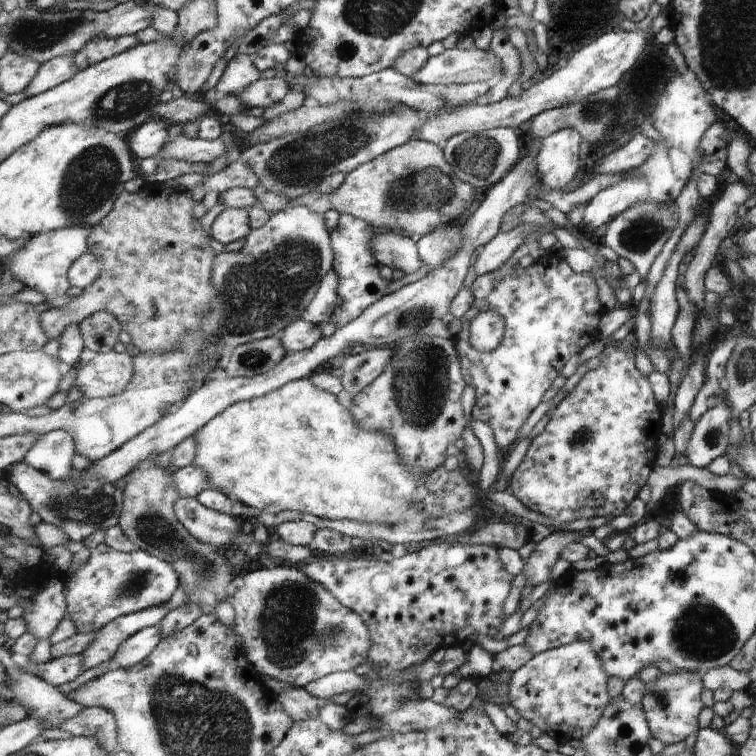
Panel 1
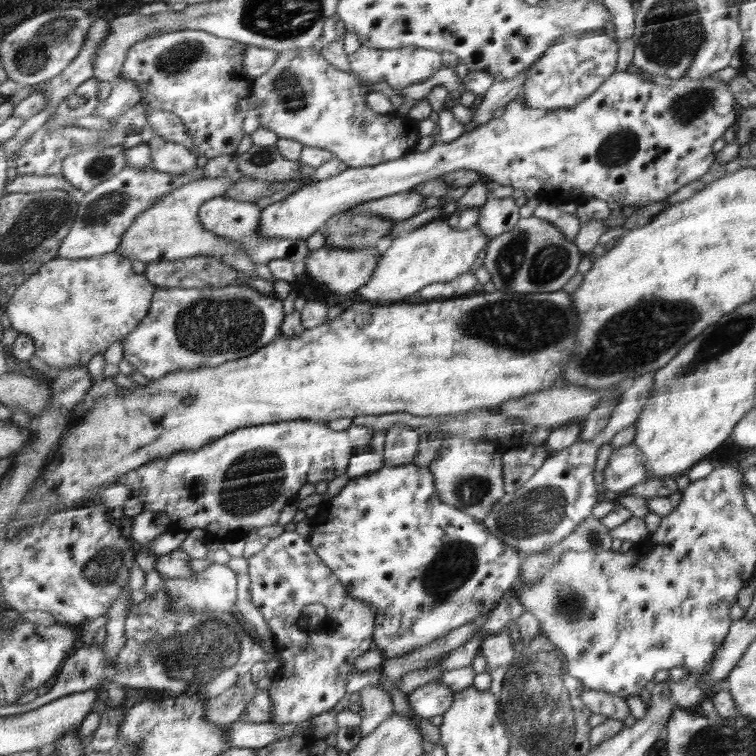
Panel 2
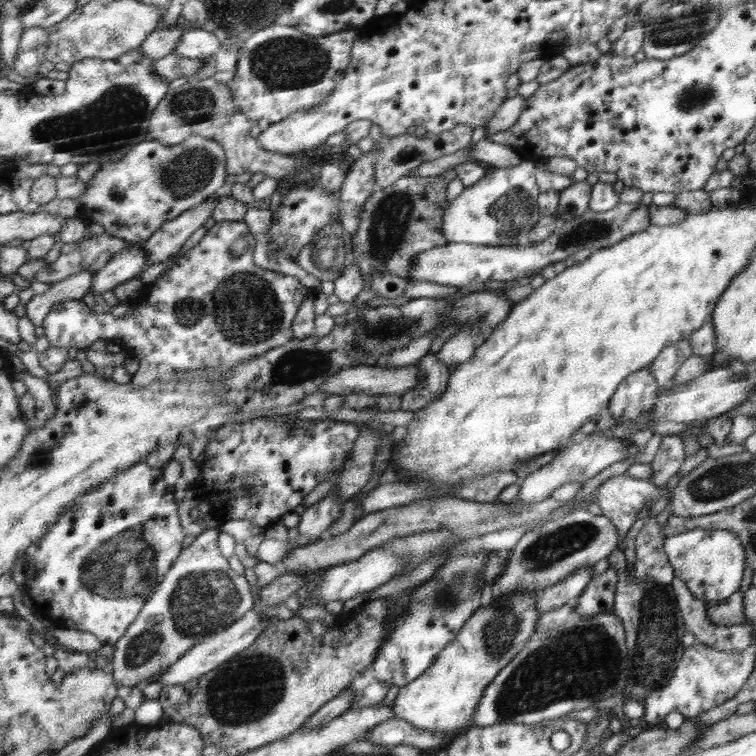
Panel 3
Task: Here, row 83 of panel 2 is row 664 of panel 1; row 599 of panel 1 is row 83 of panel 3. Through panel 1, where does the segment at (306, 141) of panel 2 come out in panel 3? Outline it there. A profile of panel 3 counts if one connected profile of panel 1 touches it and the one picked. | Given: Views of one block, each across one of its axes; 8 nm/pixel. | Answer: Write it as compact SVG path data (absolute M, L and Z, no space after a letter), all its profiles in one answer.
M277 23L261 25L258 30L250 33L238 48L236 59L236 75L227 85L232 88L240 111L244 112L250 122L257 123L262 118L269 124L280 123L286 117L304 109L316 109L322 101L330 97L338 83L344 78L352 60L353 42L361 33L359 29L342 31L324 36L302 34L297 27L284 26Z

